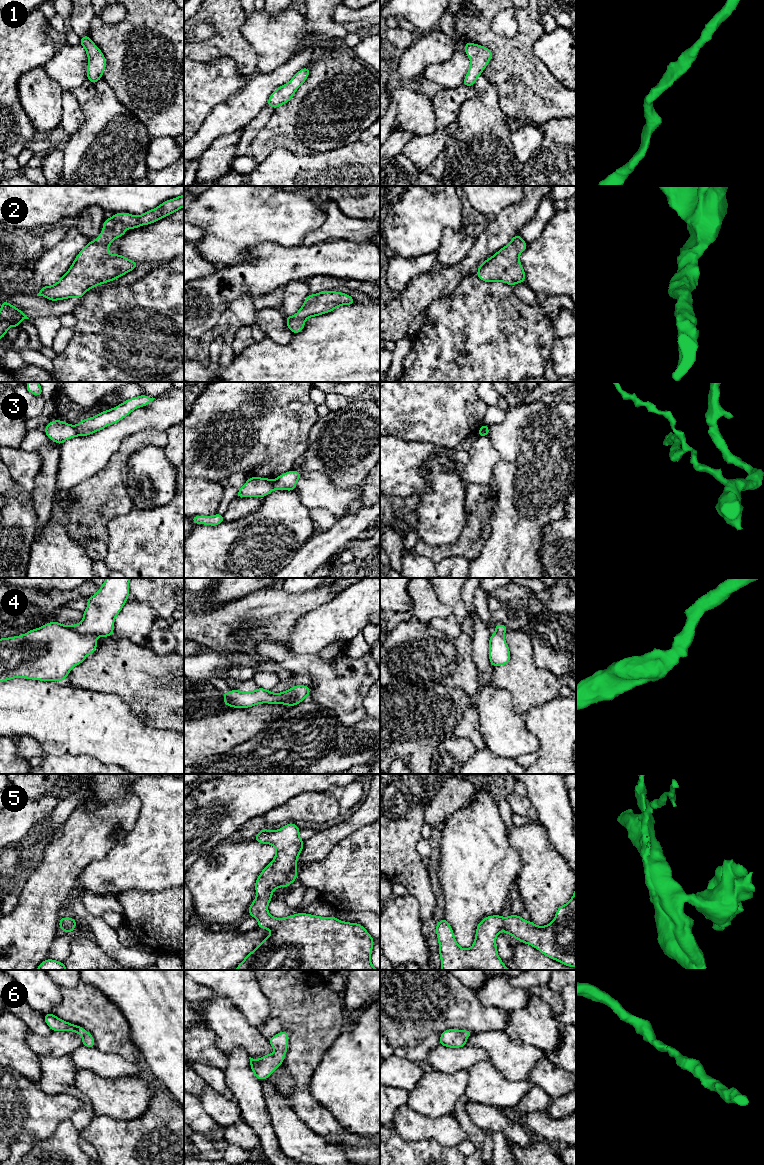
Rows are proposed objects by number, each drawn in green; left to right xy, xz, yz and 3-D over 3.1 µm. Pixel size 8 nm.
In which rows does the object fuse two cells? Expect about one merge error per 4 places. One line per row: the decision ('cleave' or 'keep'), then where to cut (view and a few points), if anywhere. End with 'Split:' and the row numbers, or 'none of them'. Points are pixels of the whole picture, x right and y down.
1: keep; cut none
2: keep; cut none
3: cleave; cut xy (74, 426), (78, 435)
4: keep; cut none
5: keep; cut none
6: keep; cut none
Split: 3

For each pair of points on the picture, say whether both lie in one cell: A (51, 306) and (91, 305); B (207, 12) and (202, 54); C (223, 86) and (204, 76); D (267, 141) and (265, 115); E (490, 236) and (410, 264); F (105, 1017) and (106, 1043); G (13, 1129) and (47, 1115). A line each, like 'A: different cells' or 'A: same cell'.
A: different cells
B: same cell
C: same cell
D: different cells
E: different cells
F: same cell
G: same cell

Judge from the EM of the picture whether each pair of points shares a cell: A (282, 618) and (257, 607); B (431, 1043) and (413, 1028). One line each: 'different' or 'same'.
A: same
B: different

